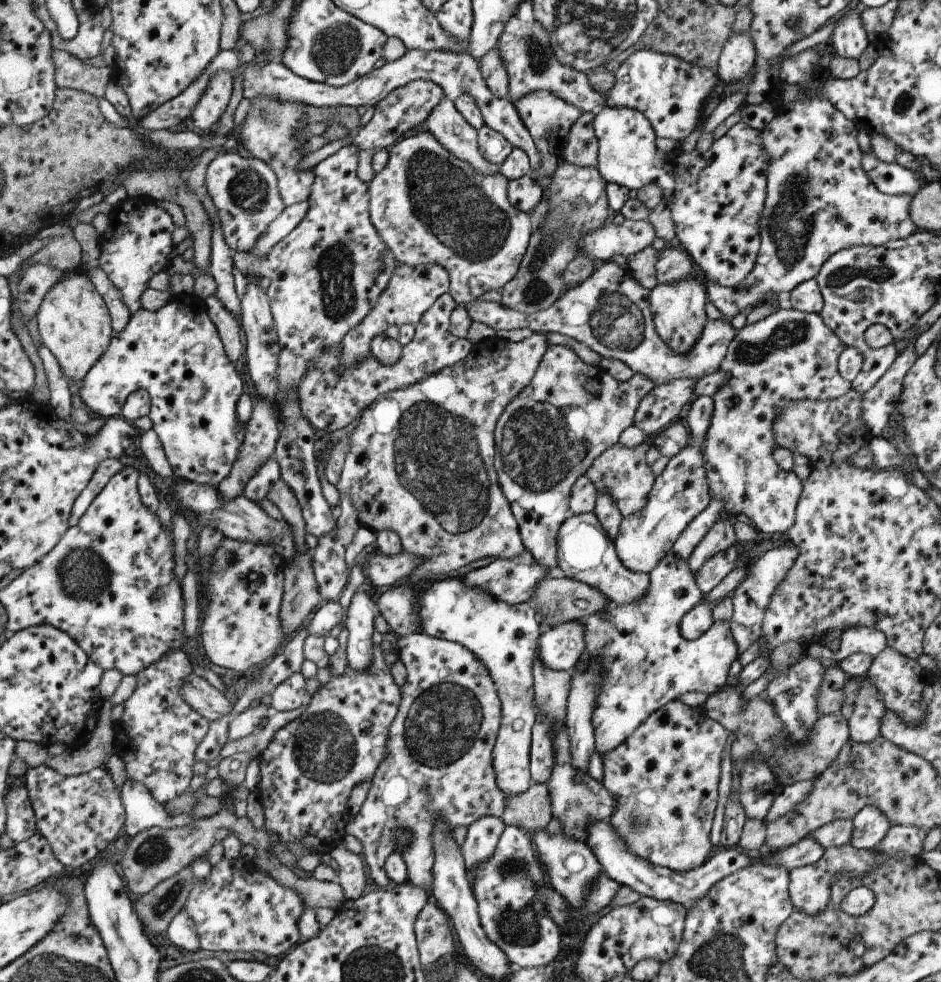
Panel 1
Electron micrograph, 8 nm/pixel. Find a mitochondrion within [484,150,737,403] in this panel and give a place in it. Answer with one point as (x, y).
(618, 322)

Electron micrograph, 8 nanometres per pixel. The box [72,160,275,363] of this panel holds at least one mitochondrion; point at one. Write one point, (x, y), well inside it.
(248, 190)

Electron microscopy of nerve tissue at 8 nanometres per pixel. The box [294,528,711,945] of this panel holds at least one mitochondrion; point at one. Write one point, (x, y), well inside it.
(445, 721)

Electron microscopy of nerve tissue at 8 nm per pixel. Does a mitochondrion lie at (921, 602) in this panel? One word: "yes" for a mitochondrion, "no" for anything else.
no

